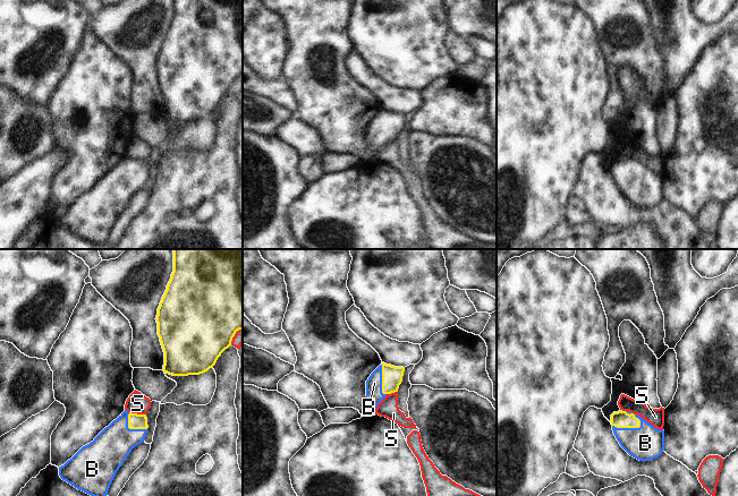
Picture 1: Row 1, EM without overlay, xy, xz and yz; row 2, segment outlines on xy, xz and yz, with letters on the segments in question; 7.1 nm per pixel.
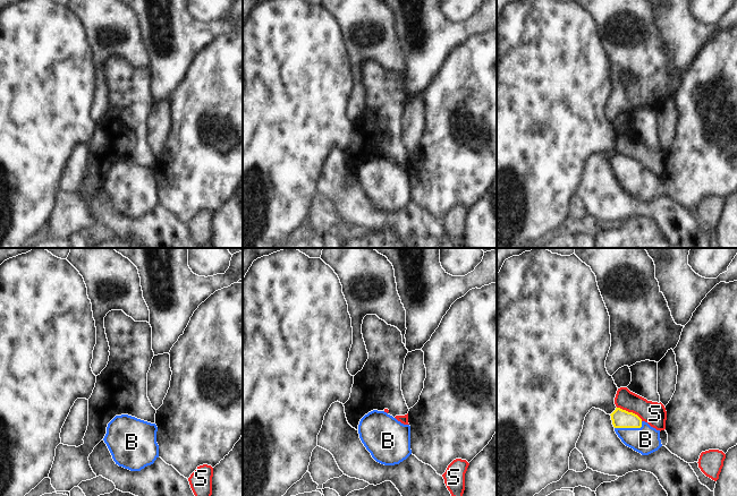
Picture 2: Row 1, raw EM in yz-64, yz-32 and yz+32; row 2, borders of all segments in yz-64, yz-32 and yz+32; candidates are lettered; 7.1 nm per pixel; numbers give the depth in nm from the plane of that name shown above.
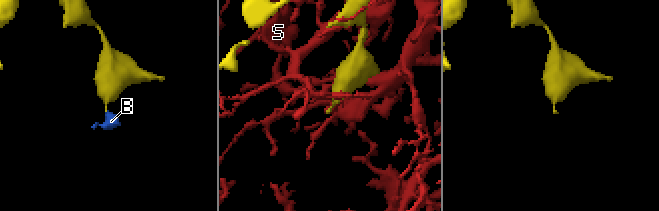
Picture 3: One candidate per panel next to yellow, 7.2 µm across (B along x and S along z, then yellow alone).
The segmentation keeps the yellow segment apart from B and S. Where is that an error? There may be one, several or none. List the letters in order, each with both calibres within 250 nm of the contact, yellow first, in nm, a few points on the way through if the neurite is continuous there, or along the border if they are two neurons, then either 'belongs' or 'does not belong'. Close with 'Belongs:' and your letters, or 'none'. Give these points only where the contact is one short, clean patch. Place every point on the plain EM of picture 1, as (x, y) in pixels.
B: 120 nm thick on the yellow side, 240 nm on the other; runs through yz (621, 165), (628, 173), (645, 189); belongs
S: 110 nm thick on the yellow side, 140 nm on the other; does not belong
Belongs: B

